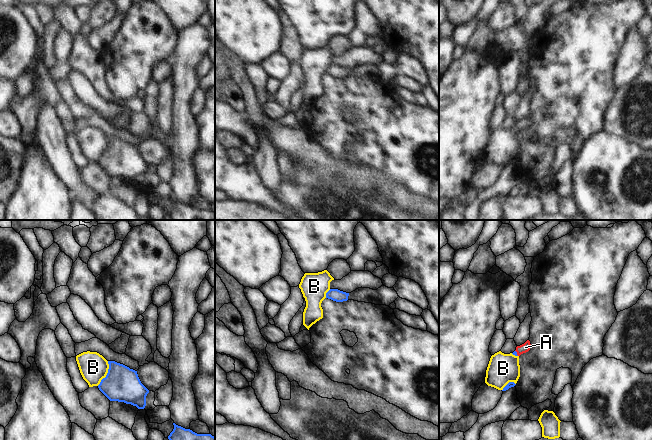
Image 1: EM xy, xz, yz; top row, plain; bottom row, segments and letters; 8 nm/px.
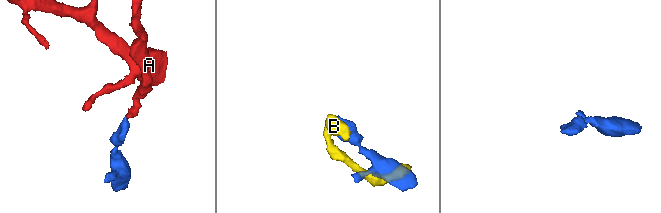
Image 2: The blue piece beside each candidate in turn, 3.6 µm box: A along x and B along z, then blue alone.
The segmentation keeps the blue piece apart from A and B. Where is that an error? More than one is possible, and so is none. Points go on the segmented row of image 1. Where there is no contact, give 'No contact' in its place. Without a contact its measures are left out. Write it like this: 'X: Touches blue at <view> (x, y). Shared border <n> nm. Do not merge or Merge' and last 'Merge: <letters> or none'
A: Touches blue at yz (516, 353). Shared border 50 nm. Merge
B: Touches blue at xy (107, 373). Shared border 220 nm. Do not merge
Merge: A

